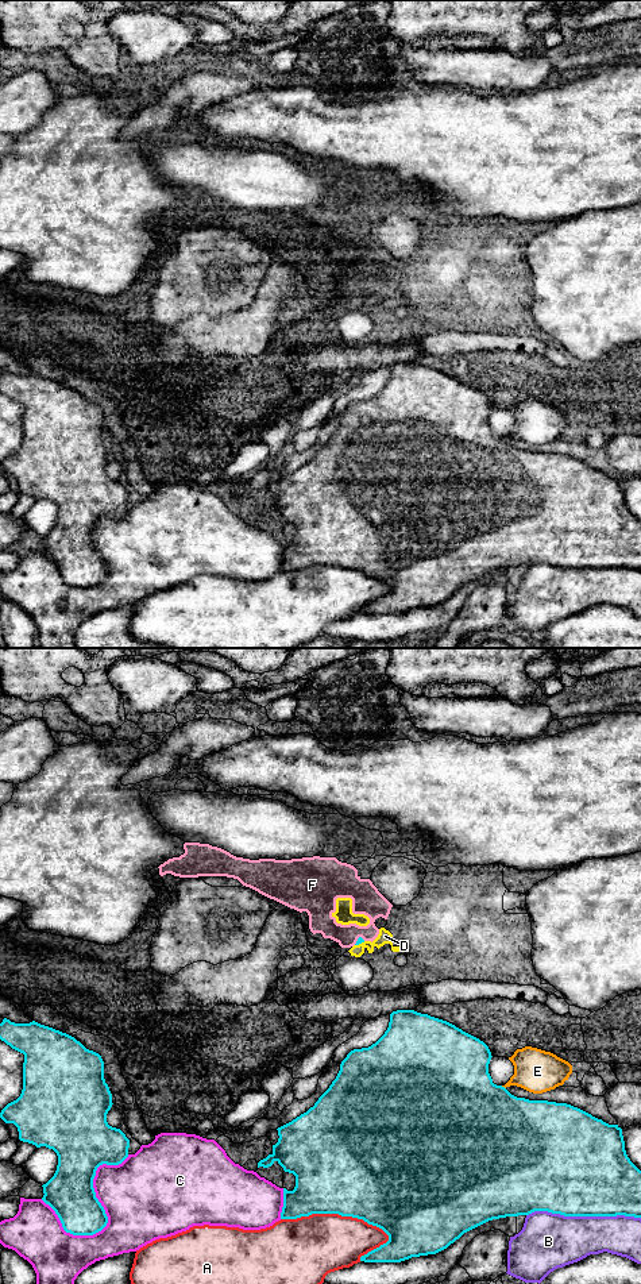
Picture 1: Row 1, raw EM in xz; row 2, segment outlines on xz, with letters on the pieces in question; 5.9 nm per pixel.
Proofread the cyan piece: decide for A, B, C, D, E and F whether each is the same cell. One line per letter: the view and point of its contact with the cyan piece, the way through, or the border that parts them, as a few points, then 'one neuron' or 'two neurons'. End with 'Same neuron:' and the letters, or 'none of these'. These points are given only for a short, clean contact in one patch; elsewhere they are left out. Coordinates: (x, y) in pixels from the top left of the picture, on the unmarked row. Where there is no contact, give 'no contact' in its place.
A: meets cyan in xz at (336, 565); two neurons
B: meets cyan in xz at (583, 567); two neurons
C: meets cyan in xz at (97, 552); two neurons
D: meets cyan in xz at (359, 295); border along xz (365, 293), (355, 297); two neurons
E: meets cyan in xz at (504, 439); two neurons
F: meets cyan in xz at (358, 290); border along xz (365, 292), (359, 289), (354, 296); two neurons
Same neuron: none of these

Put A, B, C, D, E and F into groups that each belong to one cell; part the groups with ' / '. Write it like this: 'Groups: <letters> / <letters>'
Groups: A / B / C / D F / E

